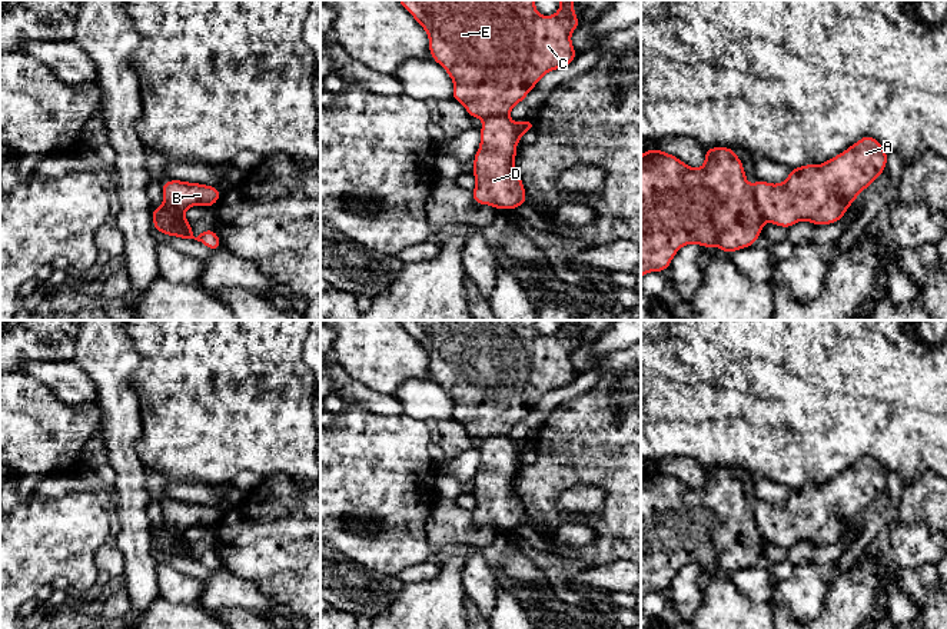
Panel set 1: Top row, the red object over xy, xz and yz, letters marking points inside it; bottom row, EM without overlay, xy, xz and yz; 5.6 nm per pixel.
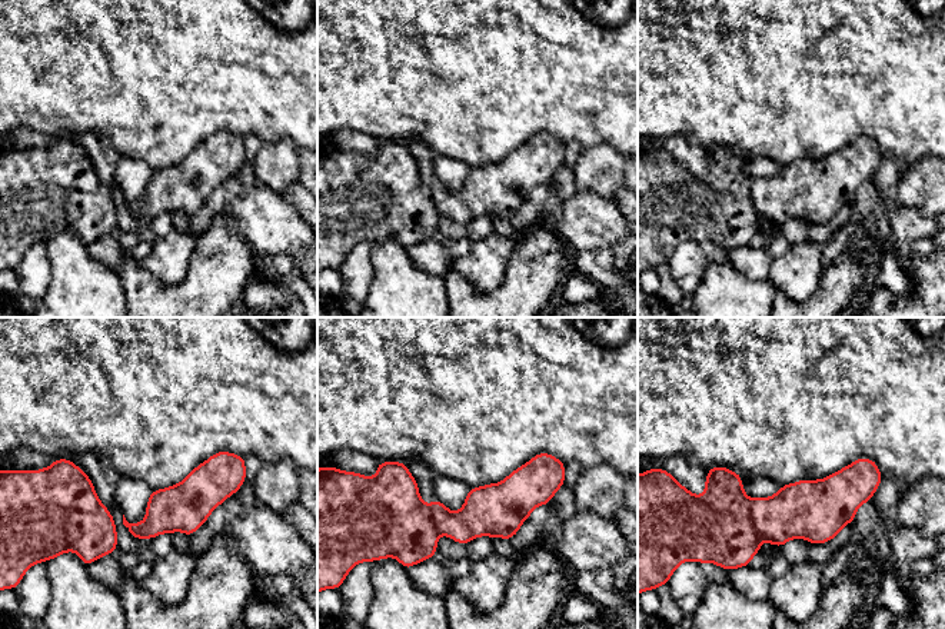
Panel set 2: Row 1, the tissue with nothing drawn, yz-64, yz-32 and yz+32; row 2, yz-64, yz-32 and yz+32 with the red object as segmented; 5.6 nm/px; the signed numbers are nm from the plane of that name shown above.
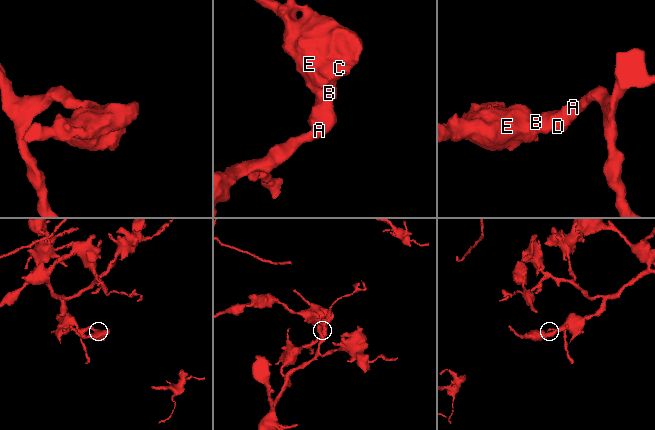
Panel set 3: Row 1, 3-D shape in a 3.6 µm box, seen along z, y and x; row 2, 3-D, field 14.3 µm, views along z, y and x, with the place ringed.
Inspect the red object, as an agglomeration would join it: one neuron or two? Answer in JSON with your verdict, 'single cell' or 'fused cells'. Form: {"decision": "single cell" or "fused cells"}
{"decision": "fused cells"}

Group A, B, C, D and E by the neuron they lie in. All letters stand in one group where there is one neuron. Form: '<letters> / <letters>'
A B D / C E

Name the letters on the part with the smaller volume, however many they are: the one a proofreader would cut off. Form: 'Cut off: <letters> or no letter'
Cut off: C, E

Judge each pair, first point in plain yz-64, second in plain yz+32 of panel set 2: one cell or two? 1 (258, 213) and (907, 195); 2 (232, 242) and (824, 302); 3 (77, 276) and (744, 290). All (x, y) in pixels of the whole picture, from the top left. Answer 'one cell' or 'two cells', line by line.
1: two cells
2: one cell
3: one cell

